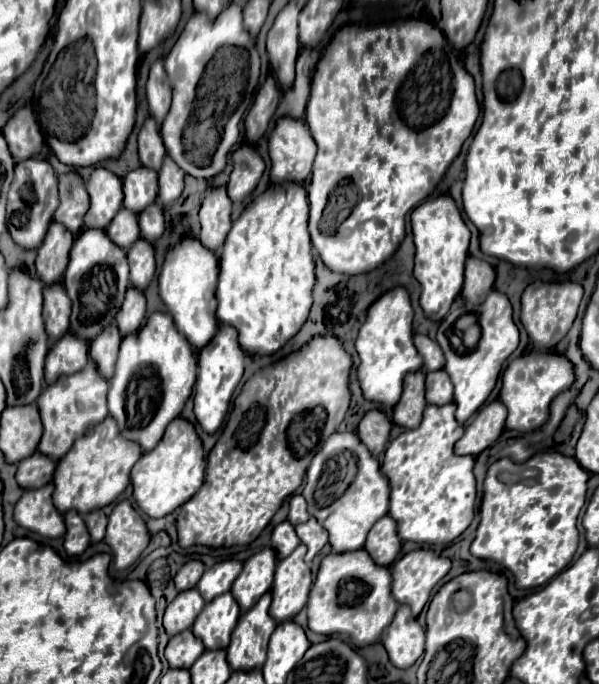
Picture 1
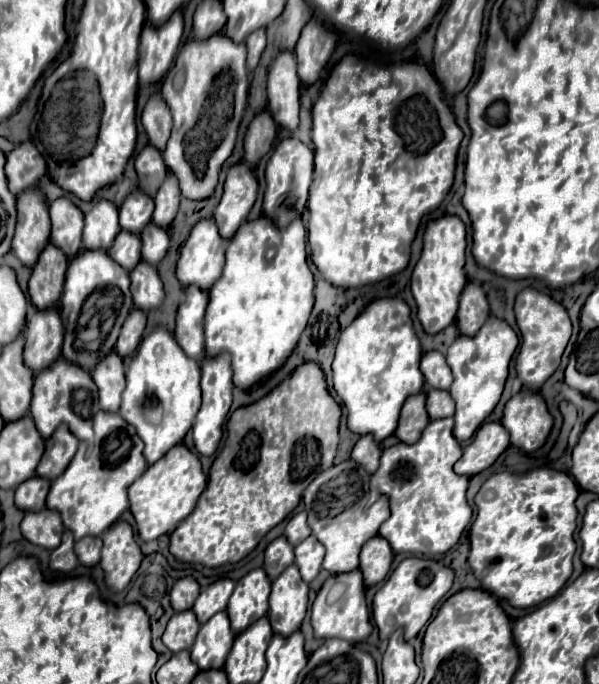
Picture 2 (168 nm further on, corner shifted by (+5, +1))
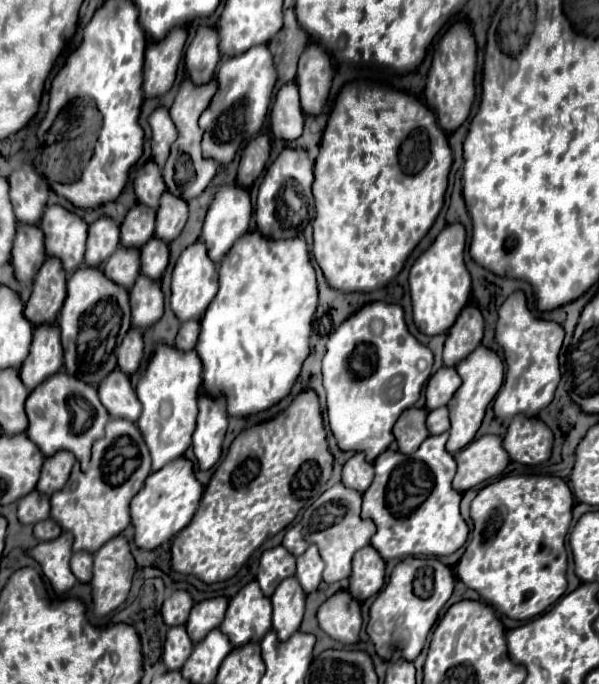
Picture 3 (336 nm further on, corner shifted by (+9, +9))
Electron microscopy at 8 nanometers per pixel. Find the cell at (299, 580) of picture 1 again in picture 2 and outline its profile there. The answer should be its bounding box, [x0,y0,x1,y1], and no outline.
[269,564,307,636]

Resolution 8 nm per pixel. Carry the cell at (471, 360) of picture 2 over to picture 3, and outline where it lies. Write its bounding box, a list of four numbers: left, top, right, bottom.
[447,346,505,454]

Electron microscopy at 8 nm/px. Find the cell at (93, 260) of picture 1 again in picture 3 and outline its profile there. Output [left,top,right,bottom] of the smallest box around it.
[59,268,131,388]

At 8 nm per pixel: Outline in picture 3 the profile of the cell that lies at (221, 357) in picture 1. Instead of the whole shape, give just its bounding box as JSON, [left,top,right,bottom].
[193,394,227,470]

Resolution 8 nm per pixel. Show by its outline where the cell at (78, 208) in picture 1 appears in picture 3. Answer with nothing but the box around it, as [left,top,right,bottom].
[41,206,87,274]

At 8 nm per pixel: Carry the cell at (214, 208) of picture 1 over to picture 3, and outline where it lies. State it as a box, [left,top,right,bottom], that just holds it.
[171,240,217,322]

